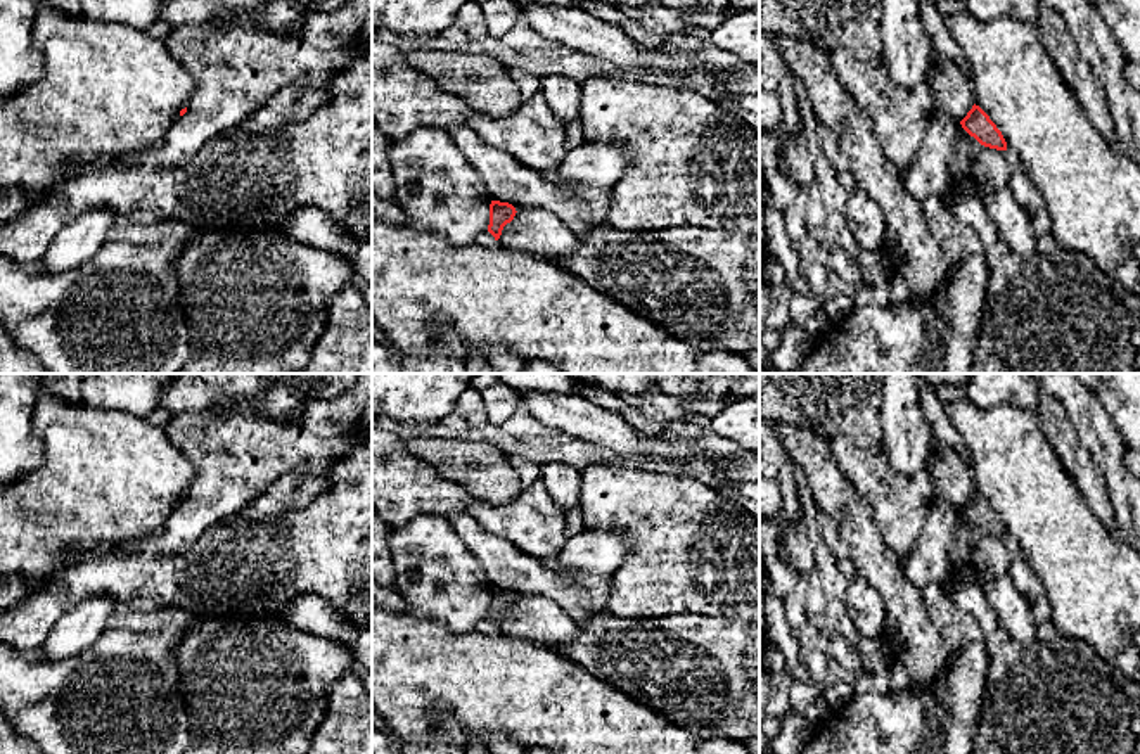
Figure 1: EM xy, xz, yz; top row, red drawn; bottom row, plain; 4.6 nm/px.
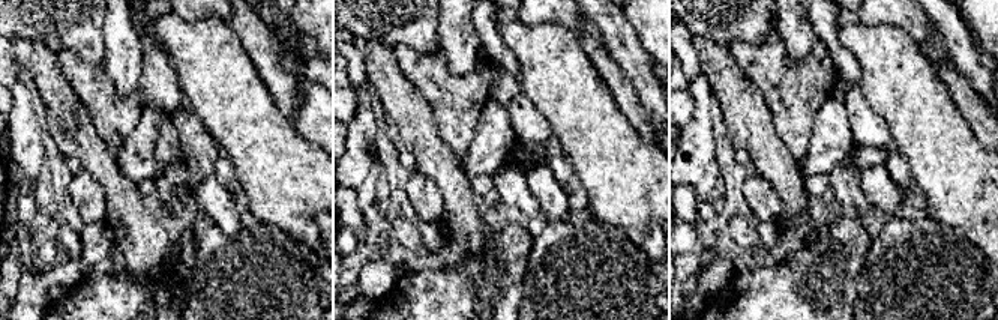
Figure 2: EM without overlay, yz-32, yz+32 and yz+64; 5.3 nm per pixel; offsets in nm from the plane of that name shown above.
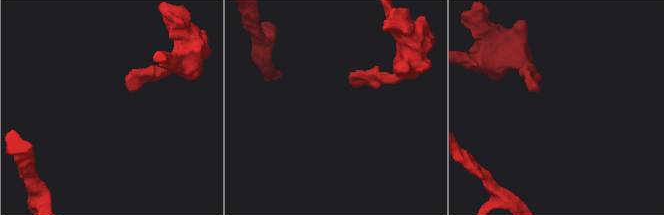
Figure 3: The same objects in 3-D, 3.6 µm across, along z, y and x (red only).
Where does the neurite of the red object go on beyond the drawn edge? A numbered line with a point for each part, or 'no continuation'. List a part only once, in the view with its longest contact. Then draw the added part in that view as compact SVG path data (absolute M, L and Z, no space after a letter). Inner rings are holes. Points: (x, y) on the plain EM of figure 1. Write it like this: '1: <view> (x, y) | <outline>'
no continuation

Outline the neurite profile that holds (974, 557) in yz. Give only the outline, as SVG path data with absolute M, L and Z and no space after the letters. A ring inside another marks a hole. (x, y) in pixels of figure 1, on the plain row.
M964 515L953 529L953 543L948 552L950 574L945 590L955 581L974 583L983 590L995 579L1009 574L1010 550L1007 538L981 533Z

